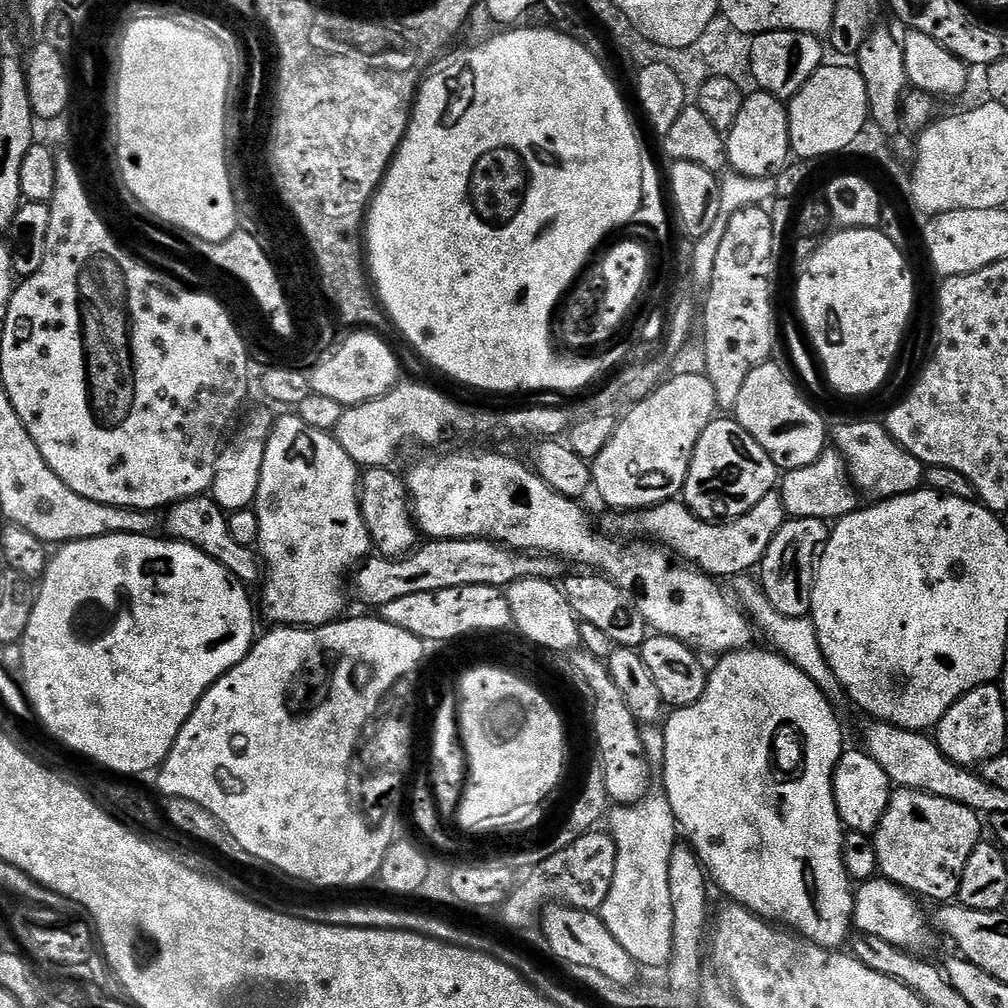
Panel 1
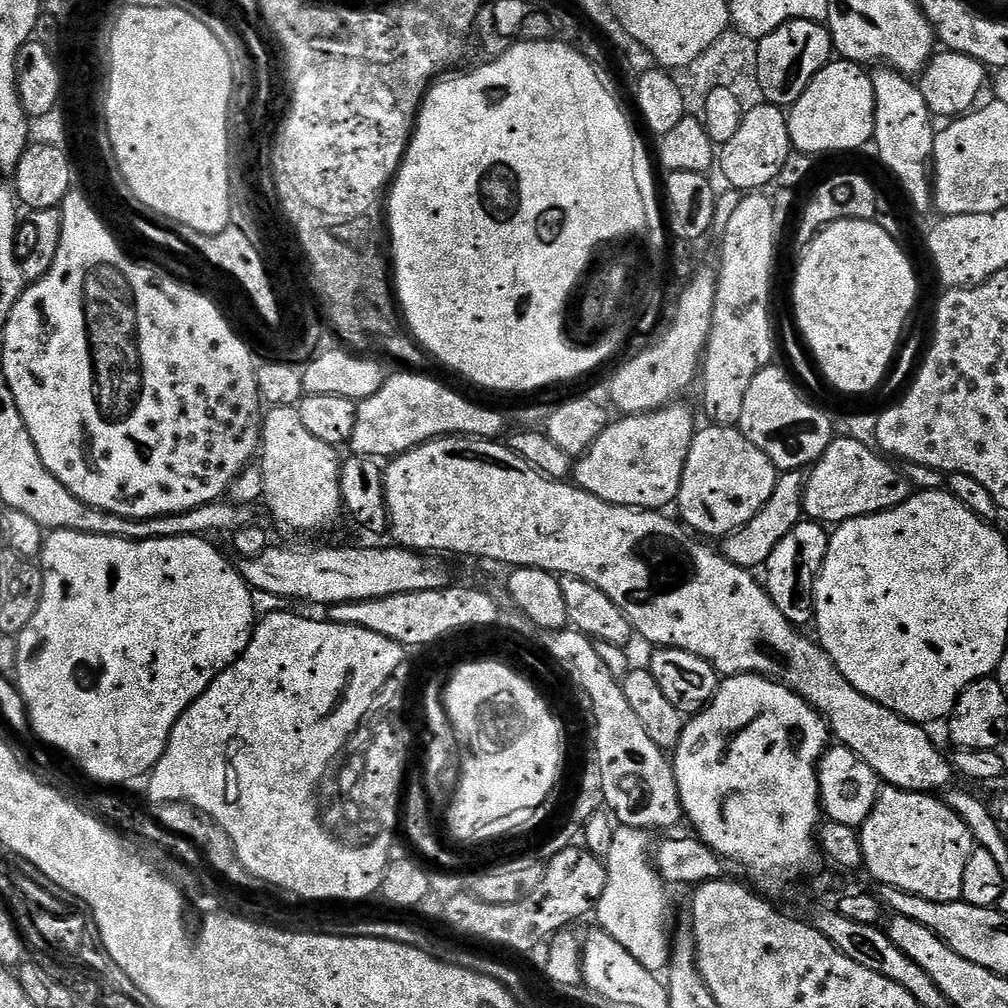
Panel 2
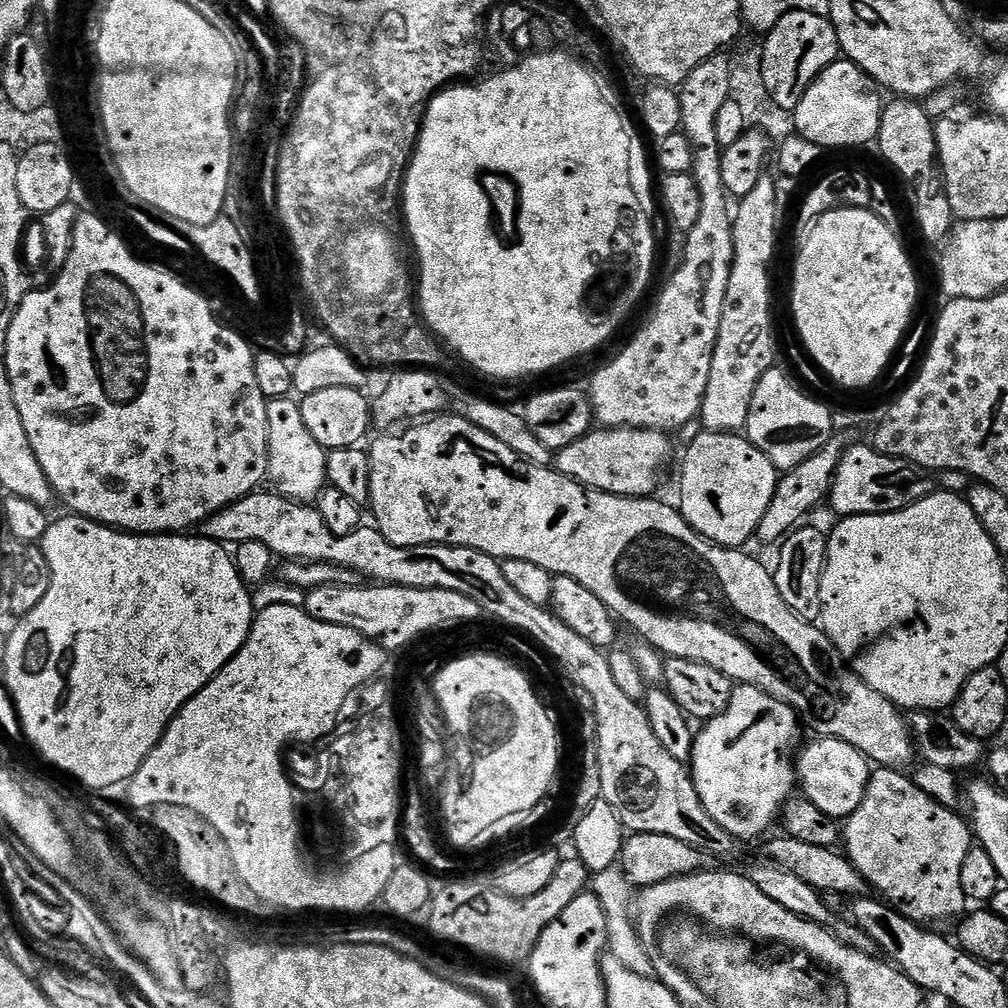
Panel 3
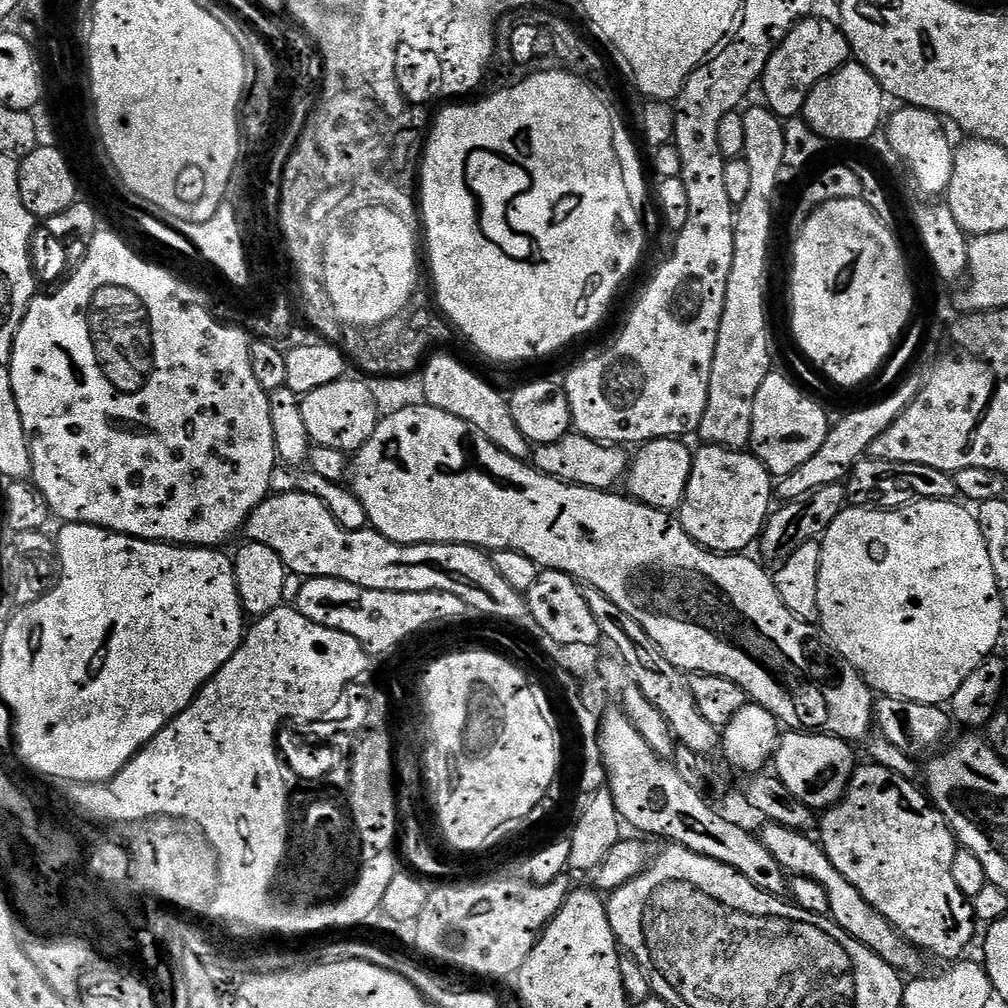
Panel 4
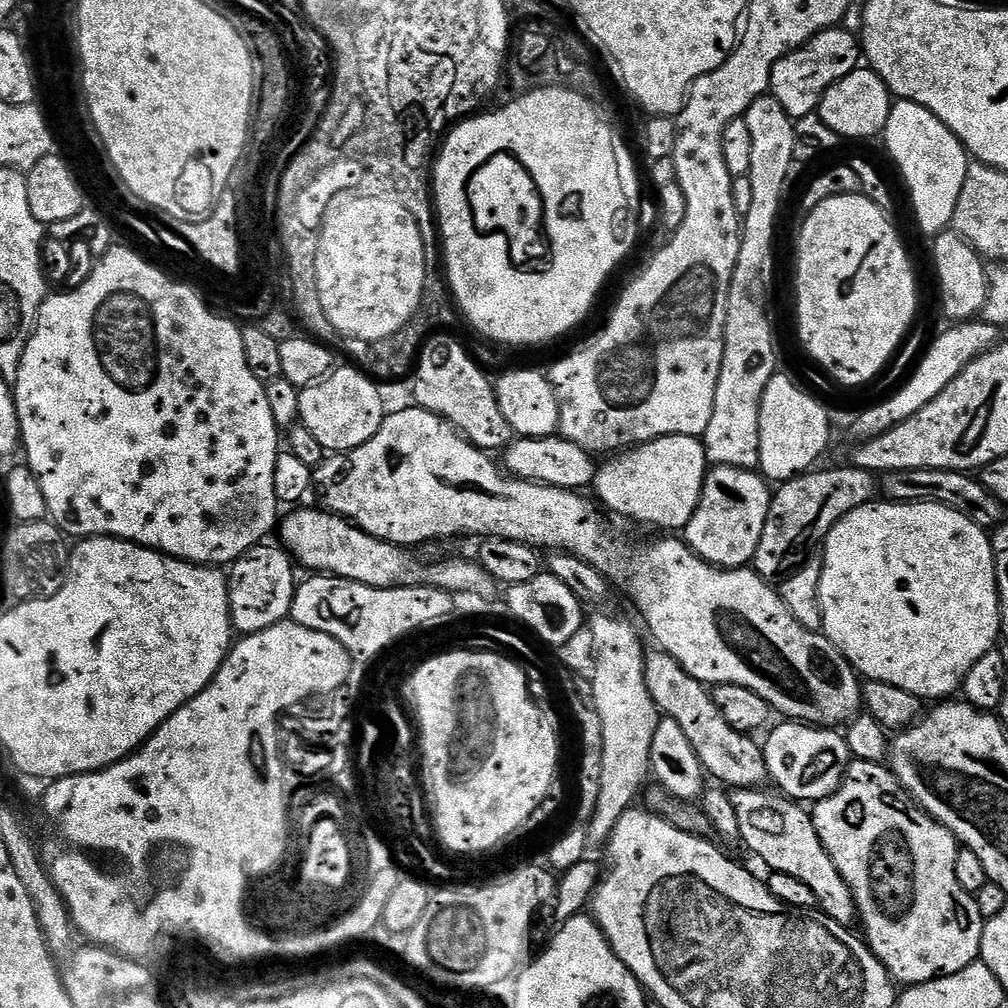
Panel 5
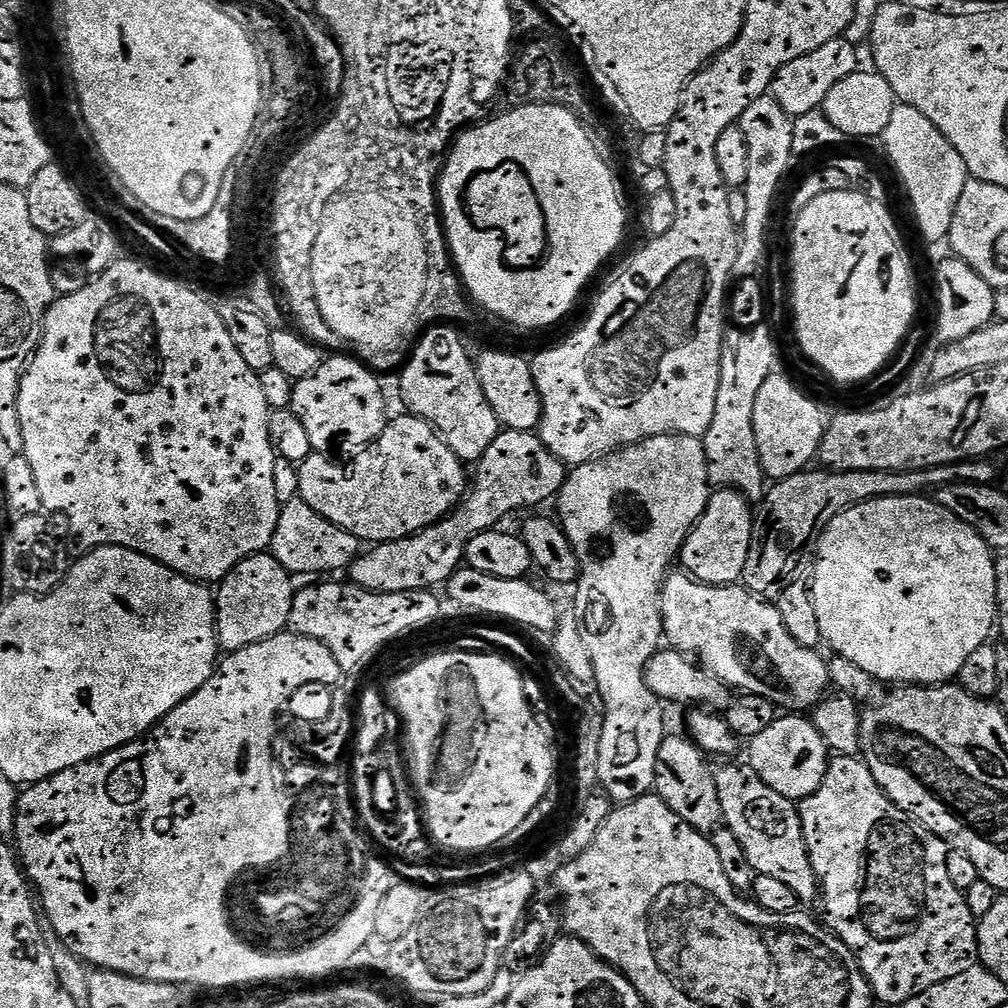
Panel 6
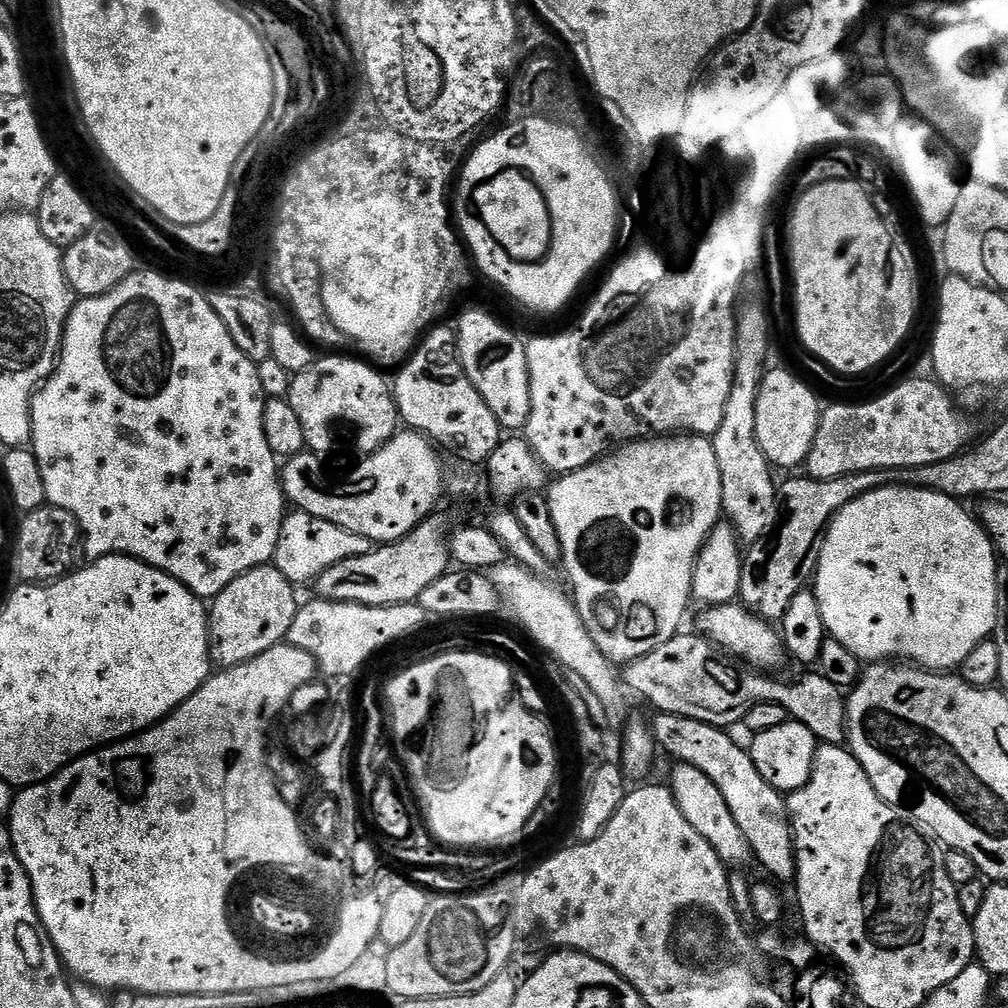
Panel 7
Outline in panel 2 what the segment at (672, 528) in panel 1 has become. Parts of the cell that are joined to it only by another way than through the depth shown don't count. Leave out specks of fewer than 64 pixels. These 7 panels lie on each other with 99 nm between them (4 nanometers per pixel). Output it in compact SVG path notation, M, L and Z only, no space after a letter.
M803 471L780 472L776 477L774 494L770 494L766 506L746 526L742 526L737 532L723 537L722 554L730 562L749 570L763 569L768 563L774 546L790 532L790 530L803 519L804 482L806 476Z

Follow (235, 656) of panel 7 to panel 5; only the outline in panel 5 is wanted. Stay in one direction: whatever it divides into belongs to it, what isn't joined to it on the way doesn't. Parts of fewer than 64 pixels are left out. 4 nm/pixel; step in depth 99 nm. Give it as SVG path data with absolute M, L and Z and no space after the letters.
M265 542L256 545L236 559L227 573L228 605L232 615L232 626L237 633L261 632L291 617L298 583L297 569L287 551L273 544Z

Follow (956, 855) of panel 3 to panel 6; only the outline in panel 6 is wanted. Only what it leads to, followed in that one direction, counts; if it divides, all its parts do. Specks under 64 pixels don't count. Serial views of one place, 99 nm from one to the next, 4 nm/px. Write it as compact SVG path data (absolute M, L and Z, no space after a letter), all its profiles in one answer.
M837 755L828 765L828 773L818 786L814 794L810 794L805 800L799 801L800 821L804 824L804 837L808 846L808 853L812 862L812 869L816 872L816 879L820 881L822 901L824 900L824 912L828 915L827 927L836 933L836 937L846 942L848 949L856 956L860 969L864 971L864 977L872 988L873 997L884 1004L898 1006L918 994L922 990L930 990L930 986L938 986L938 982L946 982L946 978L955 978L966 970L977 967L980 947L976 937L978 918L970 910L968 898L965 893L950 882L950 870L947 869L949 846L941 836L936 836L926 826L912 819L894 804L889 796L883 792L874 778L868 765L864 763L859 755L841 756Z

